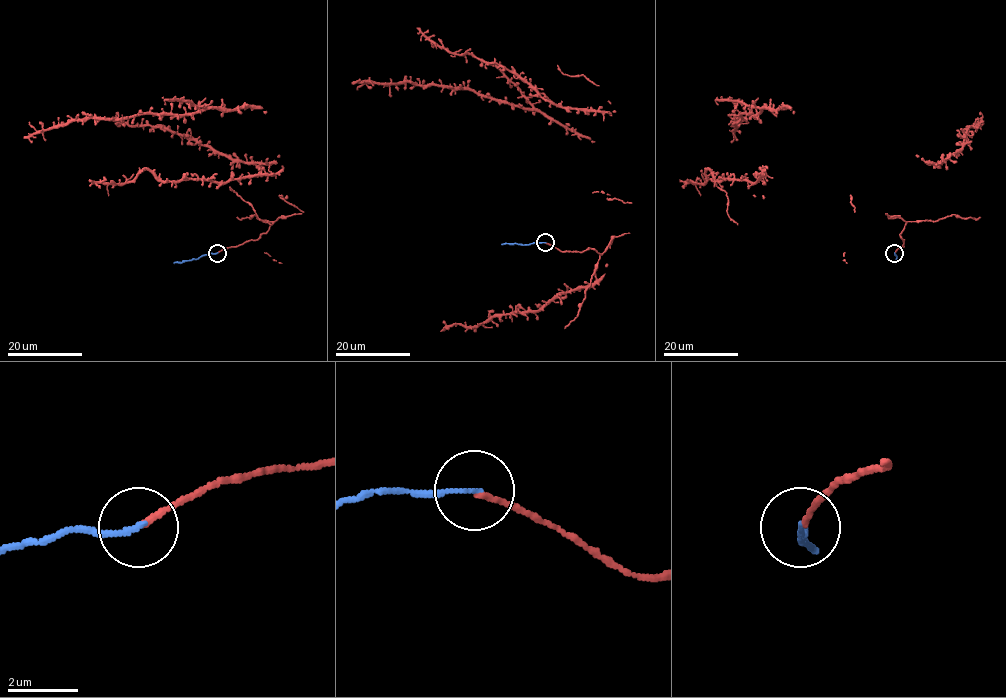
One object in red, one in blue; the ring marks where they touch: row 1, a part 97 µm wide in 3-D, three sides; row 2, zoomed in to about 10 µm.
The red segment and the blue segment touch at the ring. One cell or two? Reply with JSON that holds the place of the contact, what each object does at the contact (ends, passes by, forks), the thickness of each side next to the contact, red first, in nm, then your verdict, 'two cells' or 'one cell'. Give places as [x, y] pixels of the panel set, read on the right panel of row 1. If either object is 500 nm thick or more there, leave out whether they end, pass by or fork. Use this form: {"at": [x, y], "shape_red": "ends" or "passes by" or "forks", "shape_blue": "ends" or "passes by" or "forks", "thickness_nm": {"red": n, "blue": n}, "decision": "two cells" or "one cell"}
{"at": [894, 253], "shape_red": "ends", "shape_blue": "ends", "thickness_nm": {"red": 160, "blue": 150}, "decision": "one cell"}

